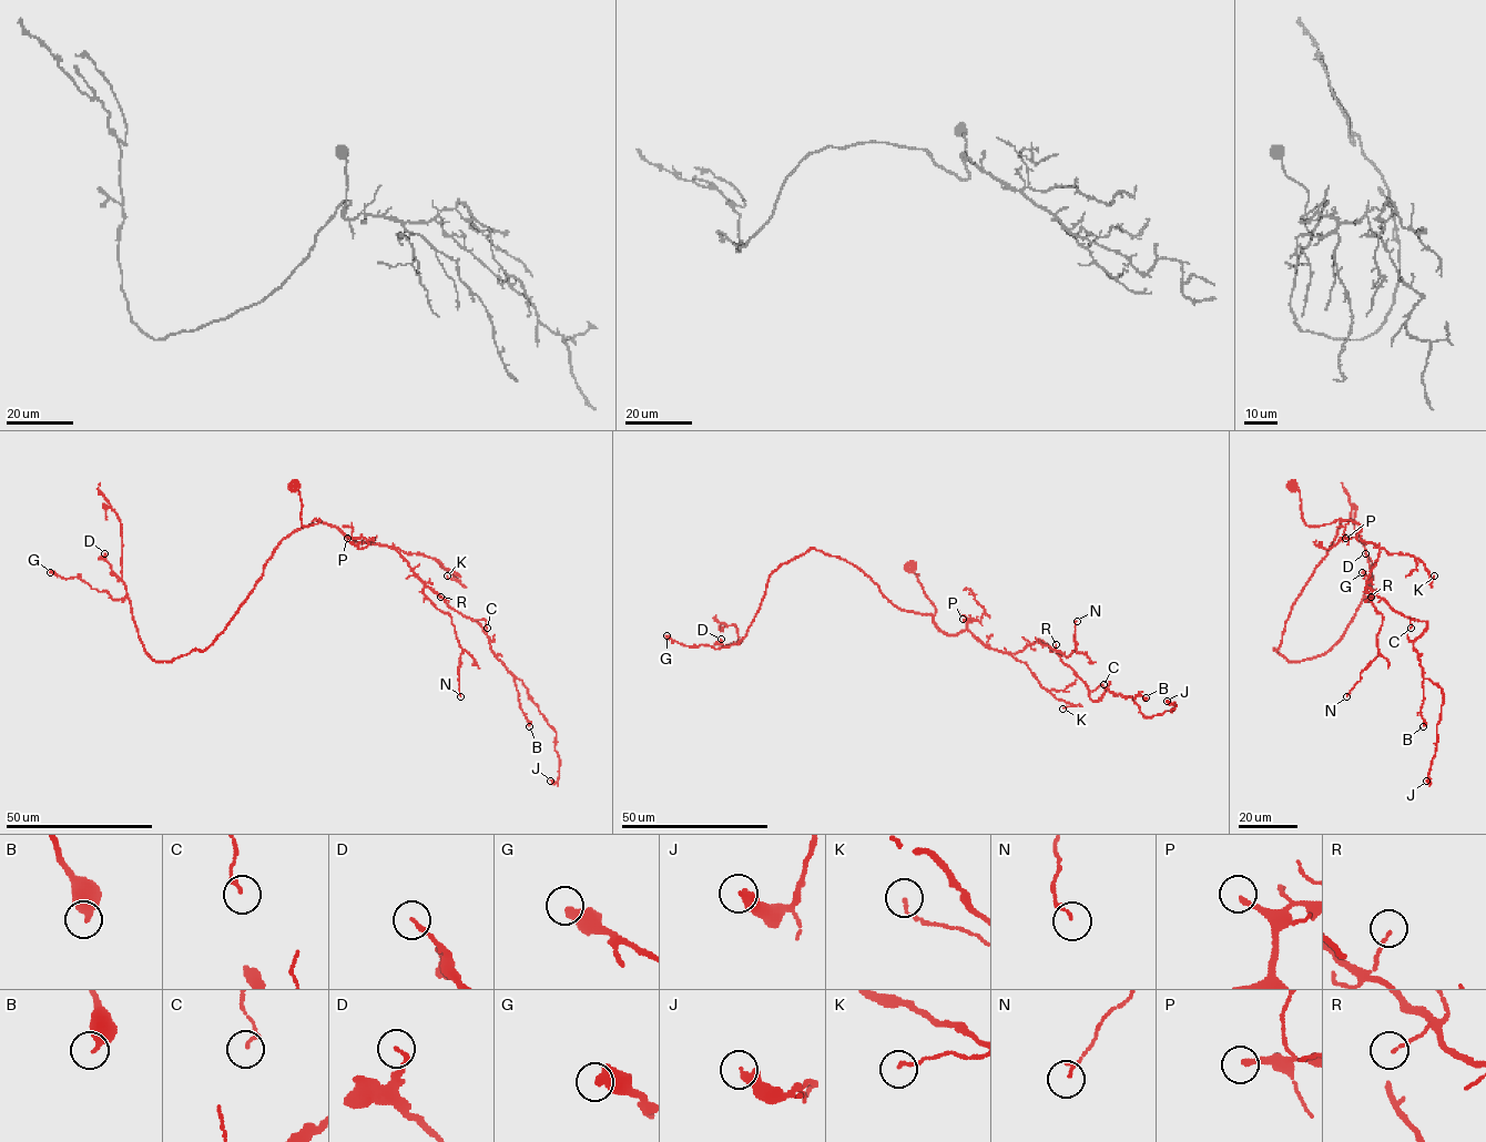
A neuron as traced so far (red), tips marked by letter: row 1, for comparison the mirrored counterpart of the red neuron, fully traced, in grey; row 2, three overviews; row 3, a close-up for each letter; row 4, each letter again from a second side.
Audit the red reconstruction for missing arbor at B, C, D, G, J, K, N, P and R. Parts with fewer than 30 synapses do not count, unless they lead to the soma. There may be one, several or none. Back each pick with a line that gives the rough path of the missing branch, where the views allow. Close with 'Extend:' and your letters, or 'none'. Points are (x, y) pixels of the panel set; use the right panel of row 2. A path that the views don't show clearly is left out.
Extend: none

